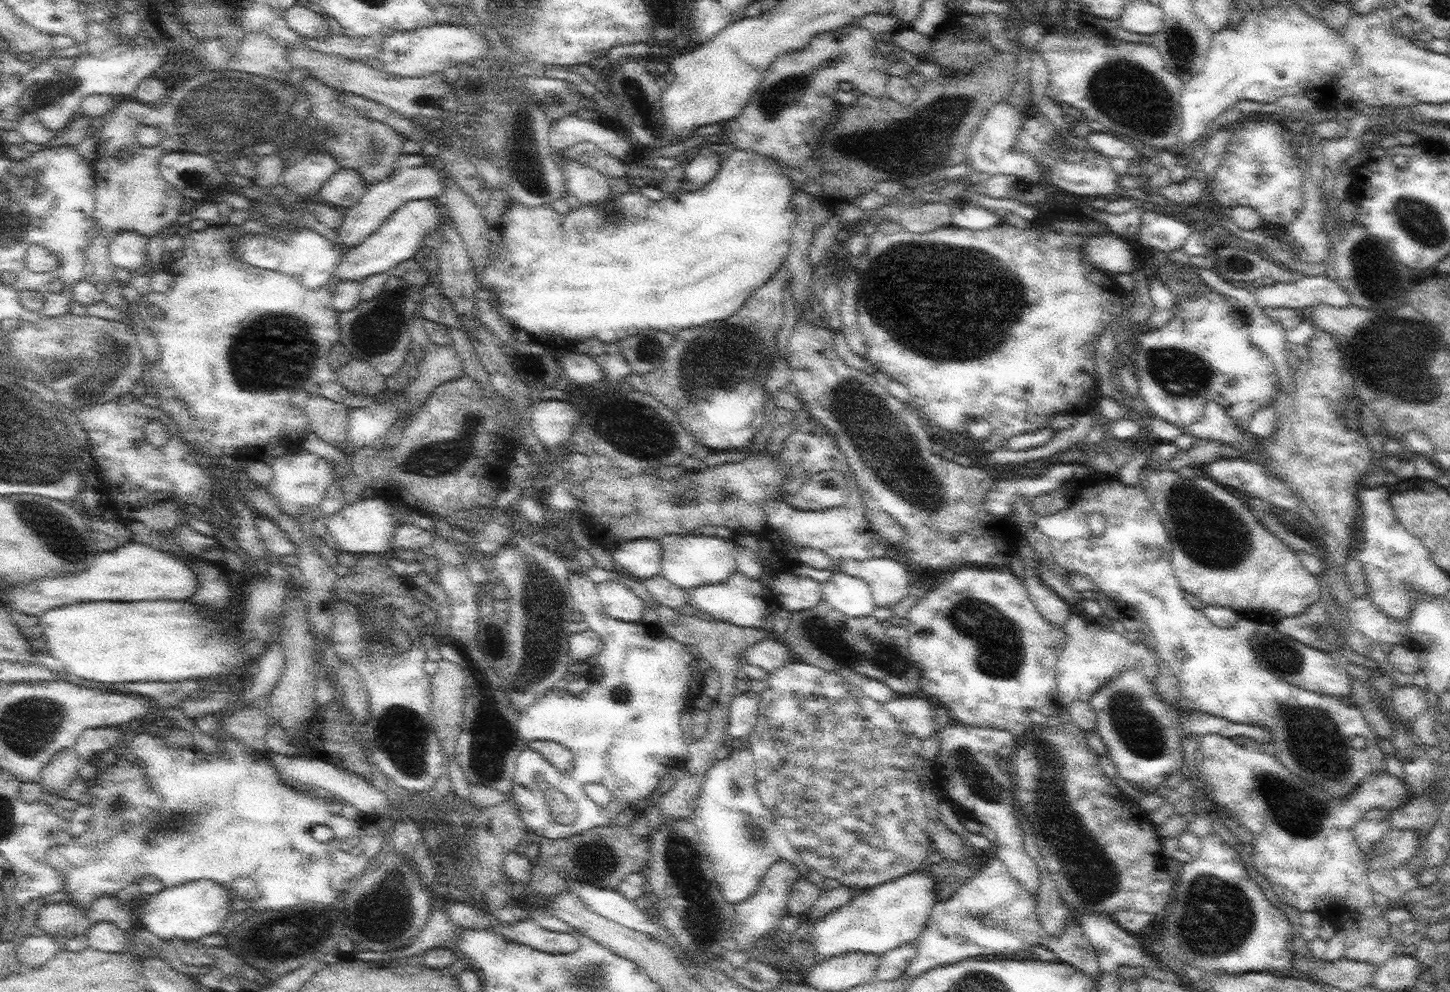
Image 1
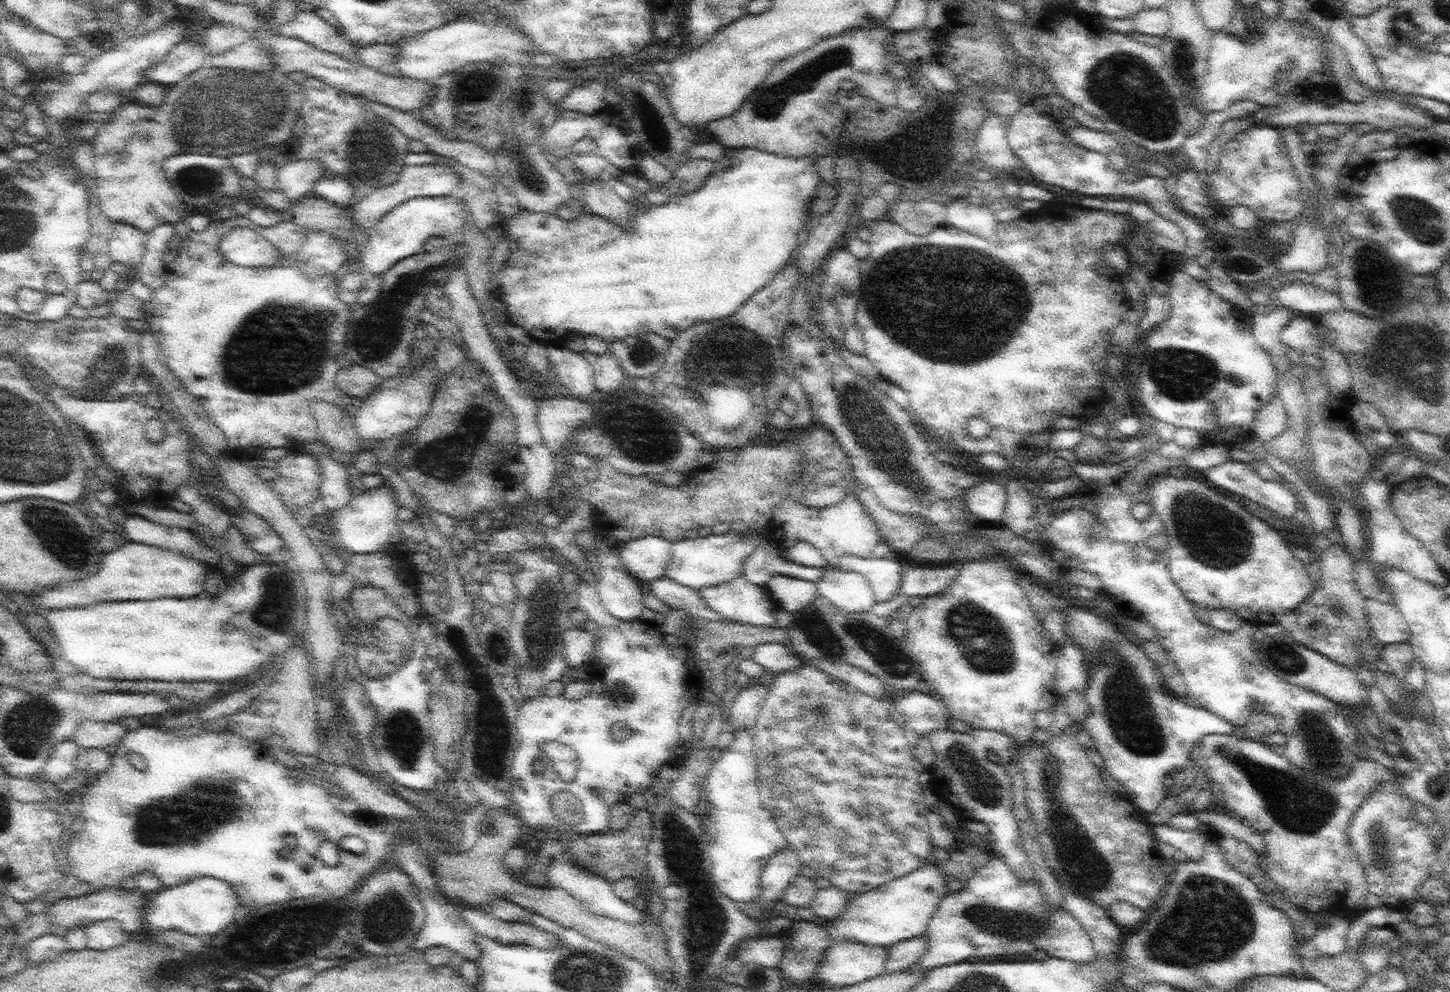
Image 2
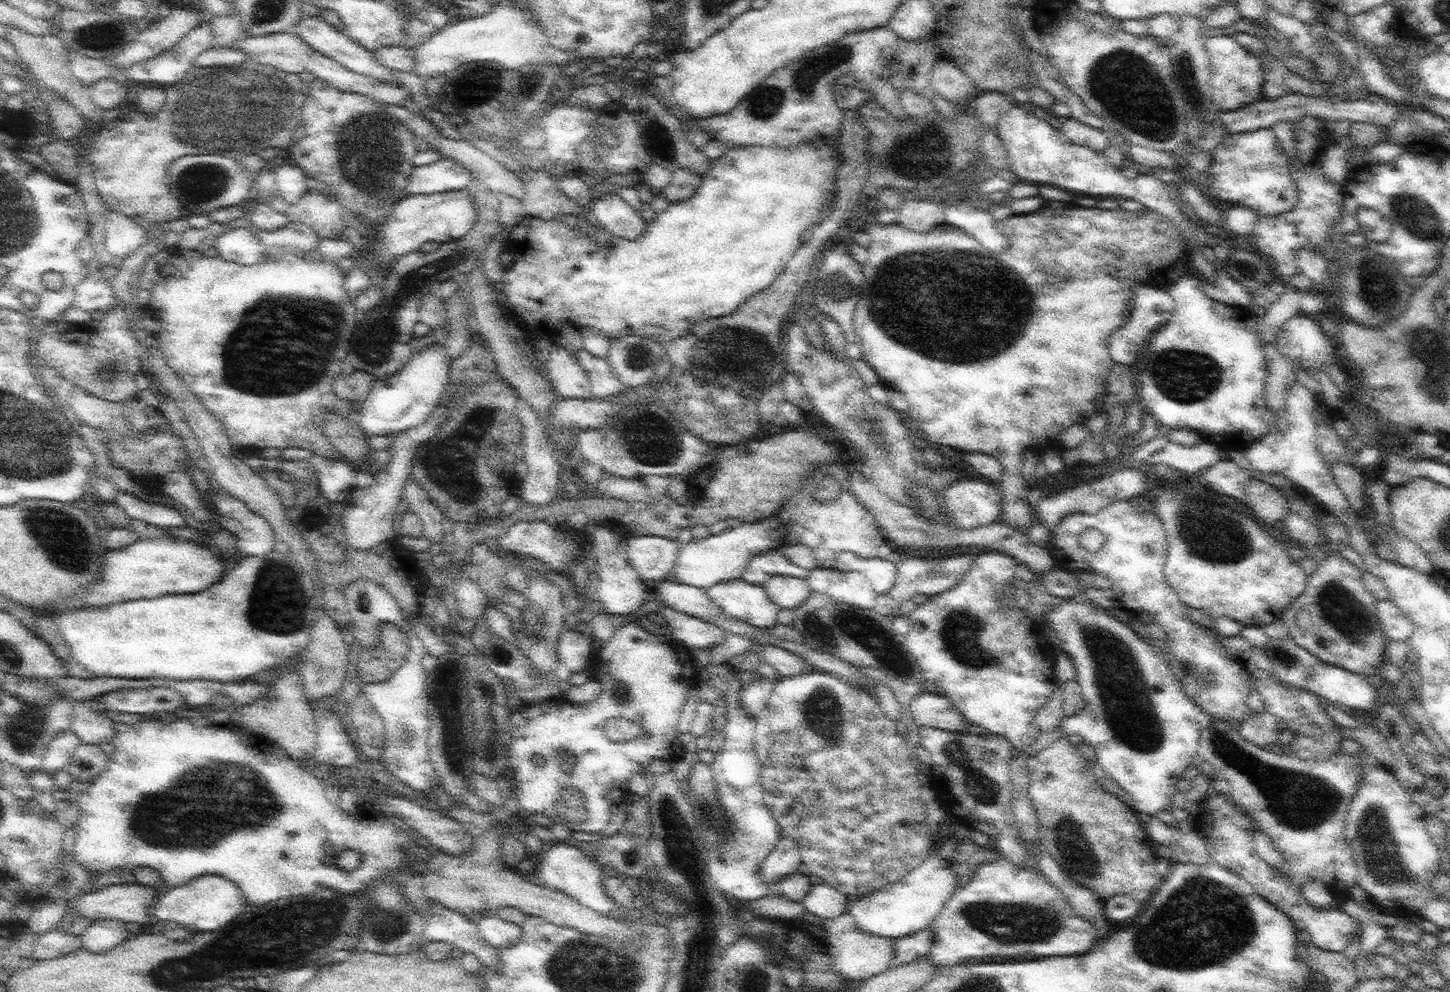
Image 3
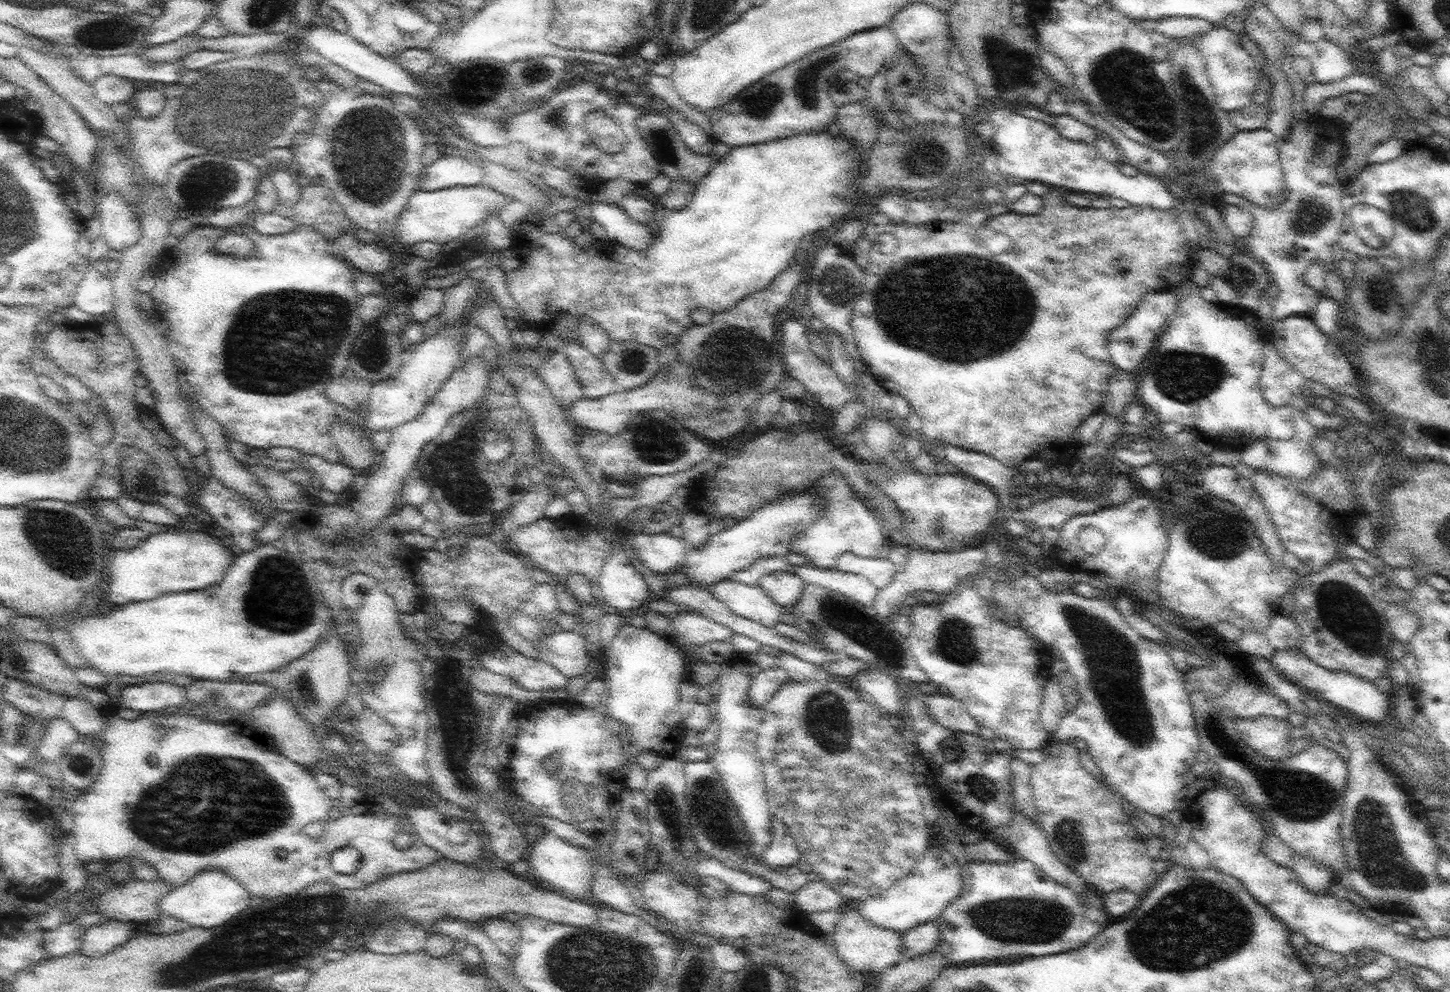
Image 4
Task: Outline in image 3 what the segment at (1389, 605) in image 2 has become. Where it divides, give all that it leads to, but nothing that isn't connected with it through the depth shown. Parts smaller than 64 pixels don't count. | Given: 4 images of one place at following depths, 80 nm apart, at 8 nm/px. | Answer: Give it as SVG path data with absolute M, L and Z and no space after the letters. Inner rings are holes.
M1390 600L1376 602L1376 616L1380 620L1382 632L1390 641L1409 642L1414 631L1412 620Z

